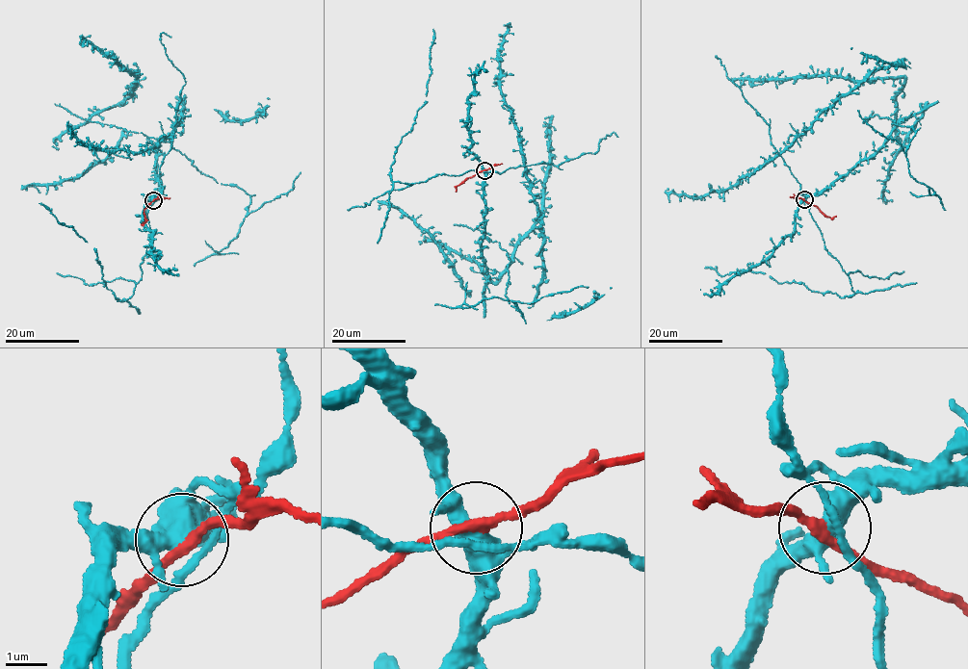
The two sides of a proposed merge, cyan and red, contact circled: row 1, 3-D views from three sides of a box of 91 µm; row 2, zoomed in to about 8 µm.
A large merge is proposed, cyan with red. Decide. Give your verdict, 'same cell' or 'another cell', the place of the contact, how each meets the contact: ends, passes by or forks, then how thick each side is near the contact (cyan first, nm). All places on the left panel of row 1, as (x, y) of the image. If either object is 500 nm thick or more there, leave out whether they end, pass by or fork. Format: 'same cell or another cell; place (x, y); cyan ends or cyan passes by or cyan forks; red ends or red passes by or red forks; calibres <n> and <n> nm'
another cell; place (153, 200); cyan forks; red passes by; calibres 360 and 220 nm

